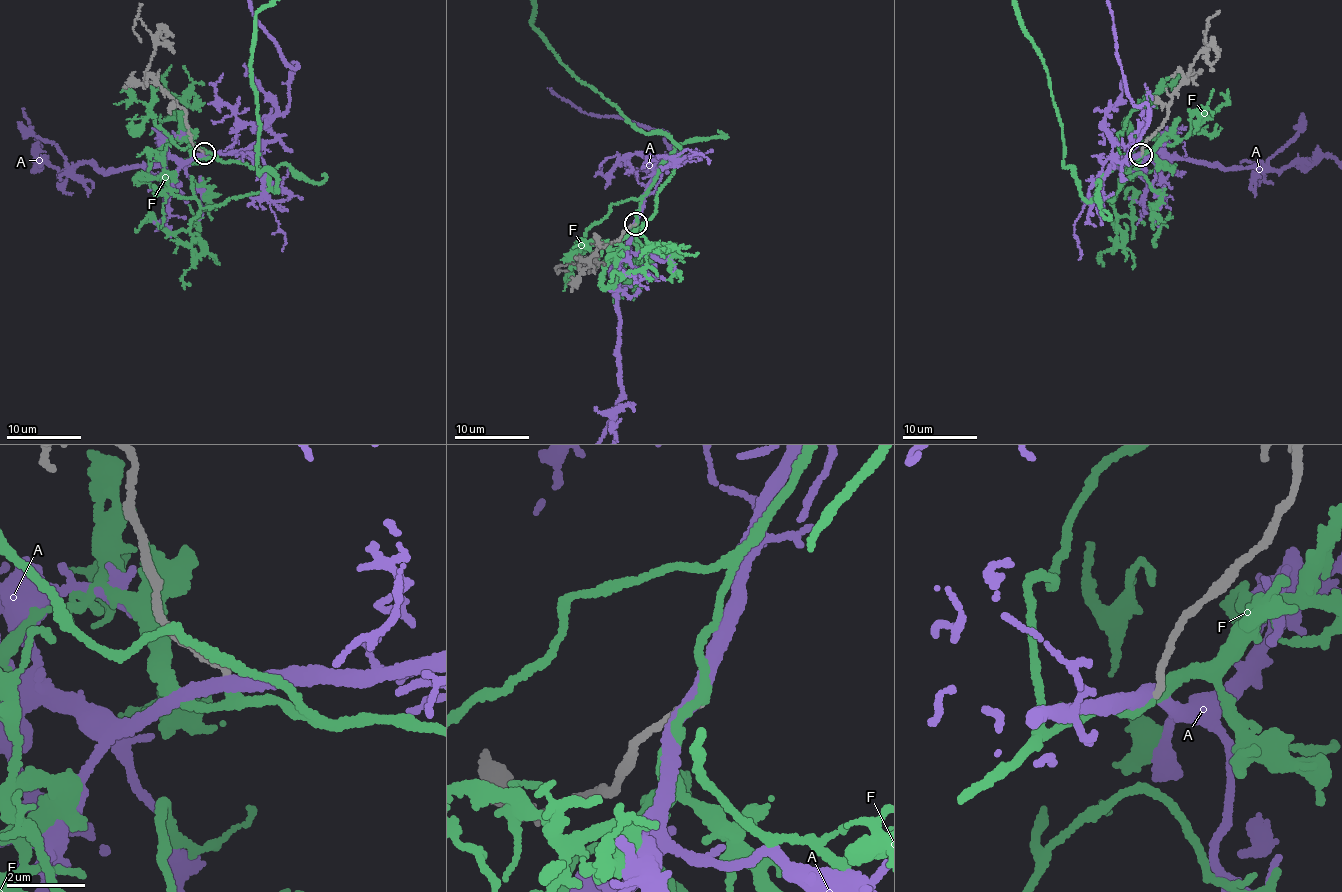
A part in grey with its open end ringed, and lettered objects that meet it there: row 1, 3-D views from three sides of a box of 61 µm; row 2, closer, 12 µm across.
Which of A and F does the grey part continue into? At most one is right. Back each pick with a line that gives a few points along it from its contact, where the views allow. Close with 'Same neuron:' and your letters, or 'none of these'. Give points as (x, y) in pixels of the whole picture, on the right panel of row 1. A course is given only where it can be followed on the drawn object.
F: course (1141, 155), (1101, 174), (1094, 197), (1086, 200), (1063, 158), (1047, 69), (1014, 0)
Same neuron: F

